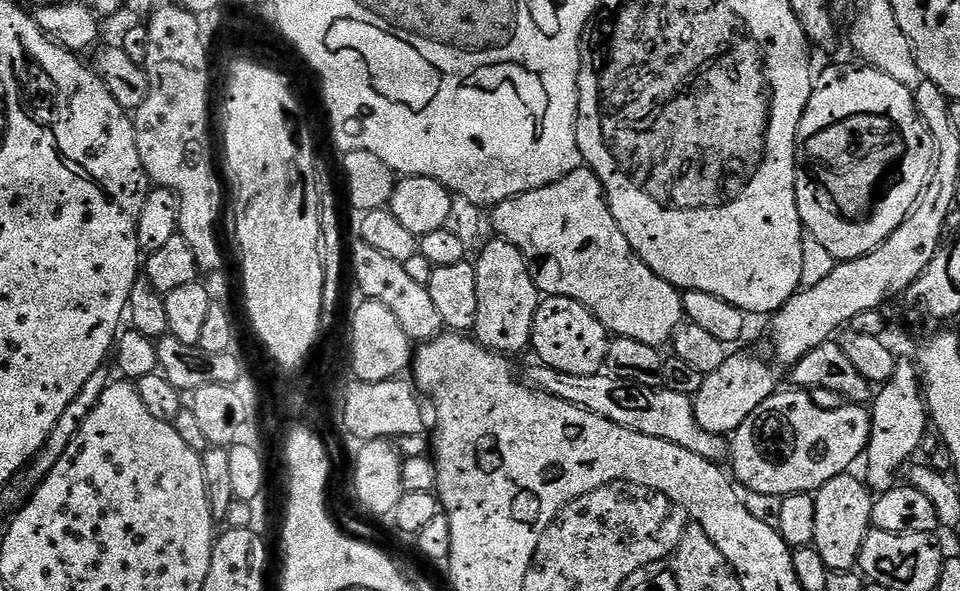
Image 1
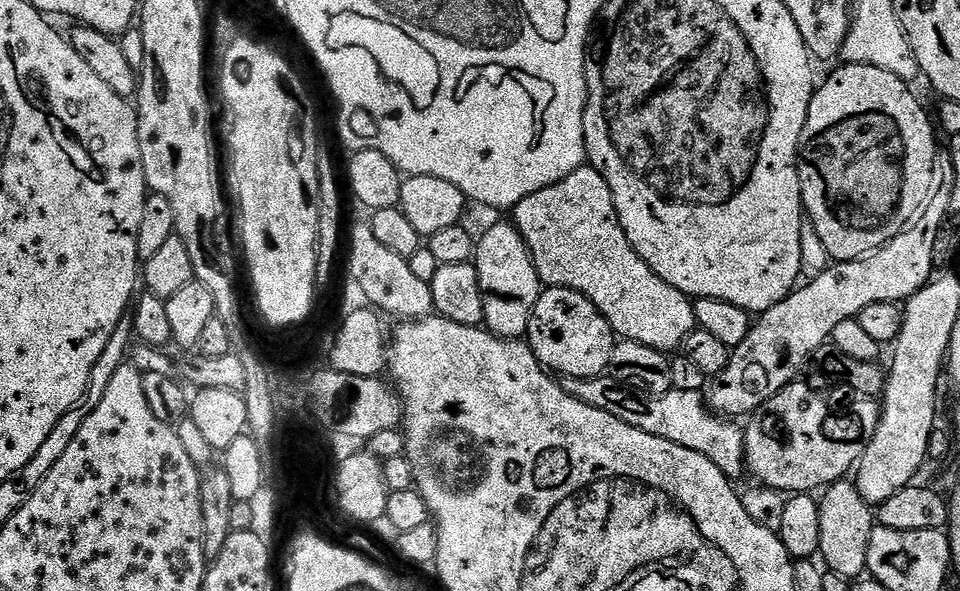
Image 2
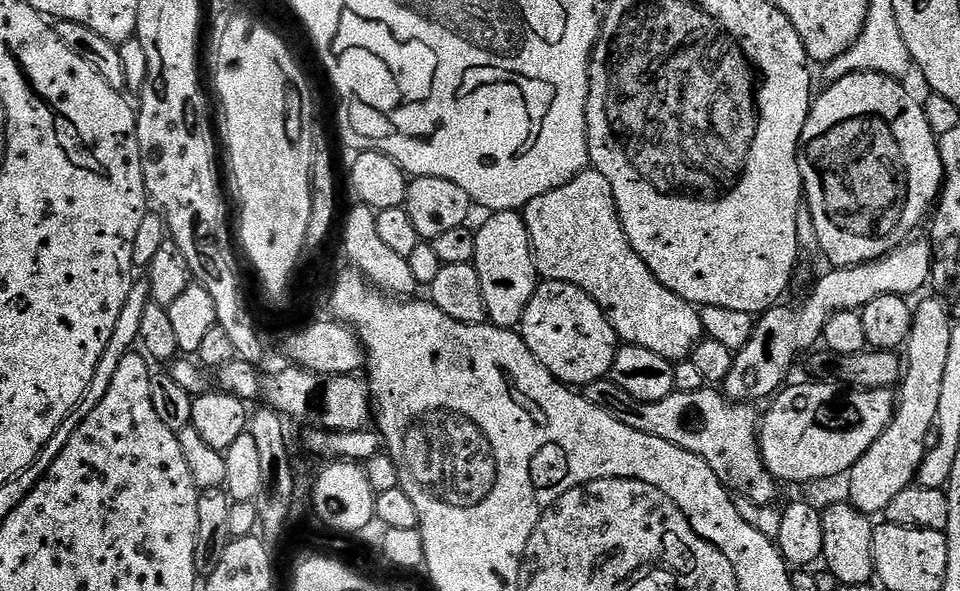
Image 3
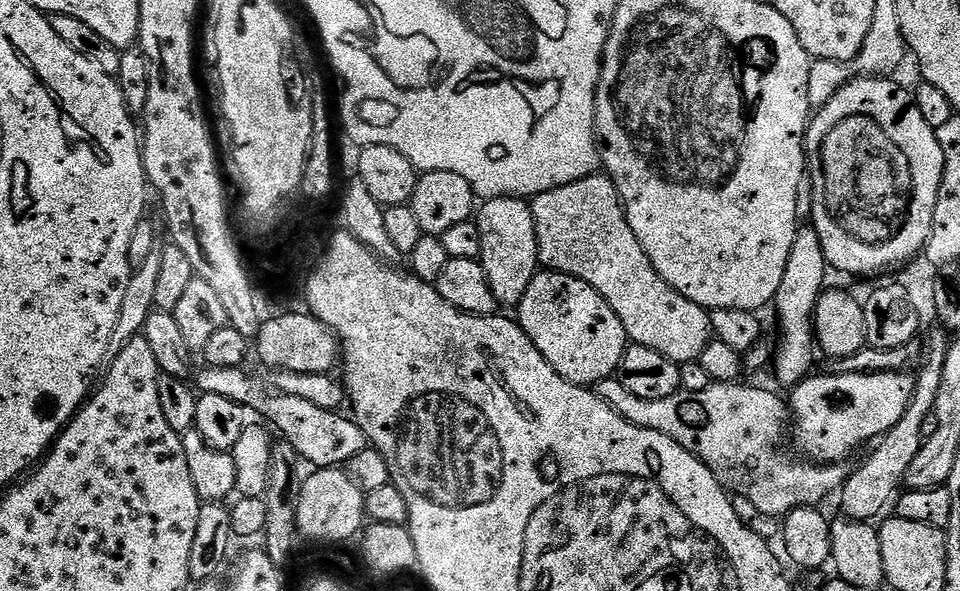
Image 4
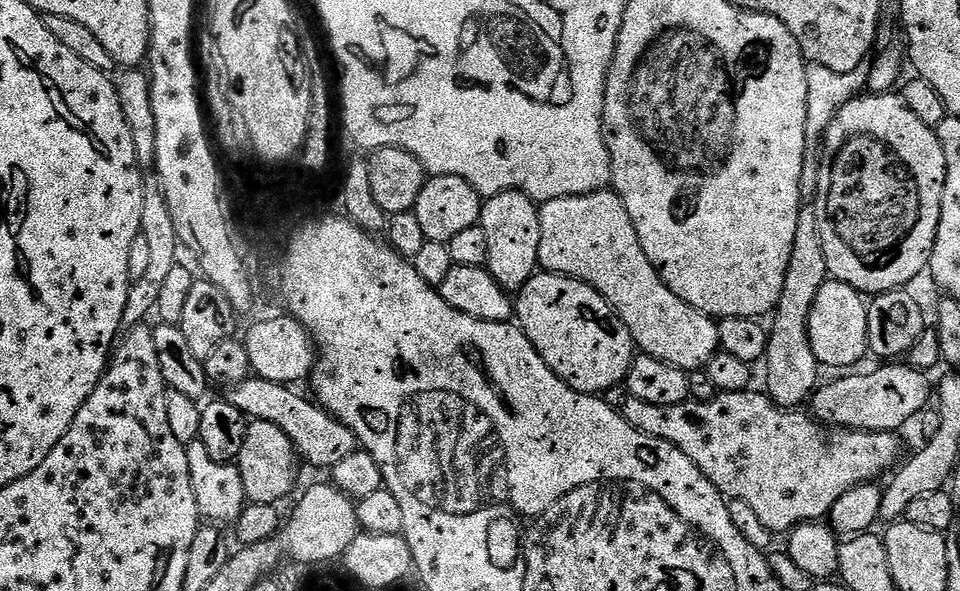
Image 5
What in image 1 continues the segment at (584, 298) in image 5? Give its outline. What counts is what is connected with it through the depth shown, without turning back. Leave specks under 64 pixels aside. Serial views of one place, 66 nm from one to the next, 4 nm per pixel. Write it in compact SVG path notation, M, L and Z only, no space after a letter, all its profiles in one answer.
M544 296L538 310L534 314L532 327L531 351L536 351L535 359L541 364L550 366L554 370L562 370L562 374L582 374L583 376L597 375L605 367L608 358L610 333L604 329L602 322L594 318L586 306L582 306L571 296Z

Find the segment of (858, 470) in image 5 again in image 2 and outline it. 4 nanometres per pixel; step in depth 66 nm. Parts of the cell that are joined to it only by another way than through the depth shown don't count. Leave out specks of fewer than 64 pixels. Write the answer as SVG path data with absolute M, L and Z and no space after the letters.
M607 375L597 376L594 380L565 379L562 385L571 396L586 402L586 406L606 410L606 414L614 414L614 418L626 422L626 426L646 430L646 434L666 438L666 442L678 442L678 446L686 446L686 450L698 450L698 454L710 458L710 462L714 462L714 466L718 466L718 470L733 482L745 475L744 428L731 419L717 416L699 392L673 388L661 396L651 396L637 388L628 388Z

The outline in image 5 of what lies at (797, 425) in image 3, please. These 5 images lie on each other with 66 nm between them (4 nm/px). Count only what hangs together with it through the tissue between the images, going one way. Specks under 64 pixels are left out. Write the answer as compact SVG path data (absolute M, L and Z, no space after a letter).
M884 362L880 366L873 372L857 371L841 375L844 376L841 380L832 380L829 384L821 383L810 400L811 415L828 426L899 433L903 424L911 420L913 423L929 407L928 399L931 396L933 399L934 384L928 381L929 373L913 368L907 362Z

